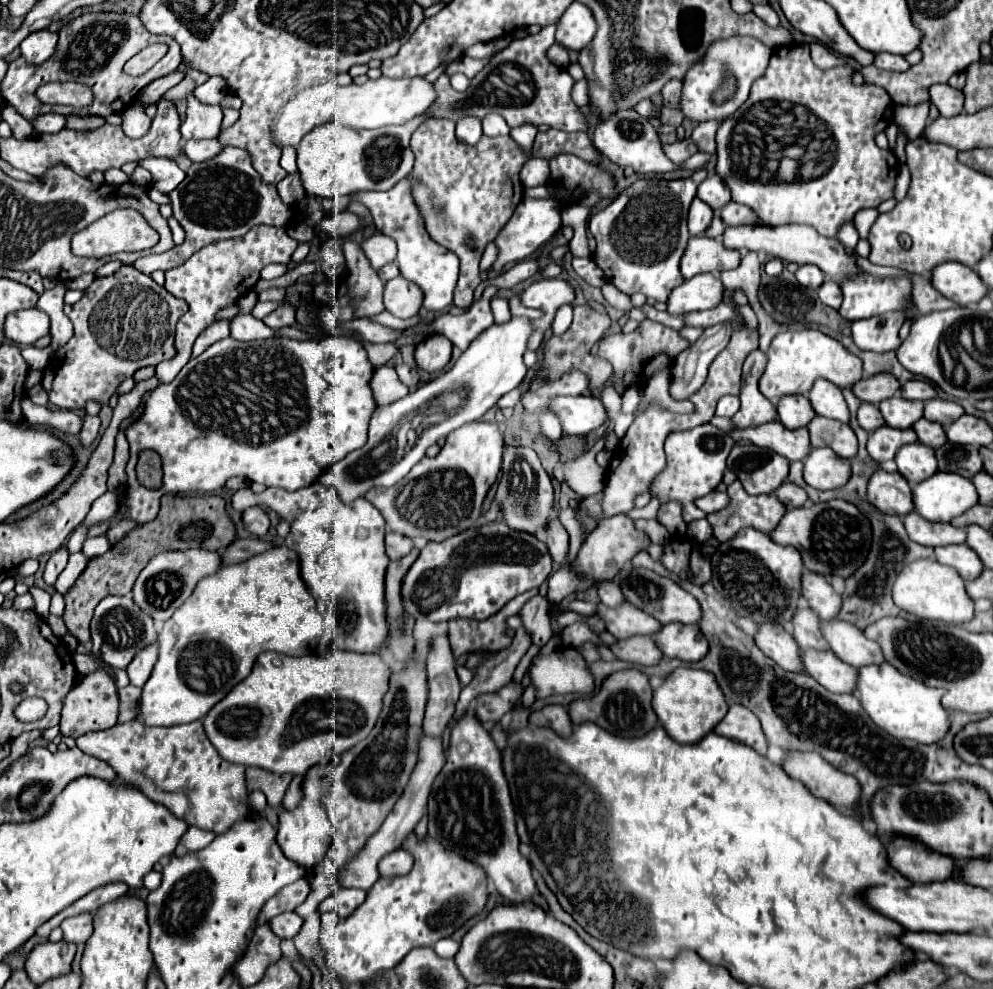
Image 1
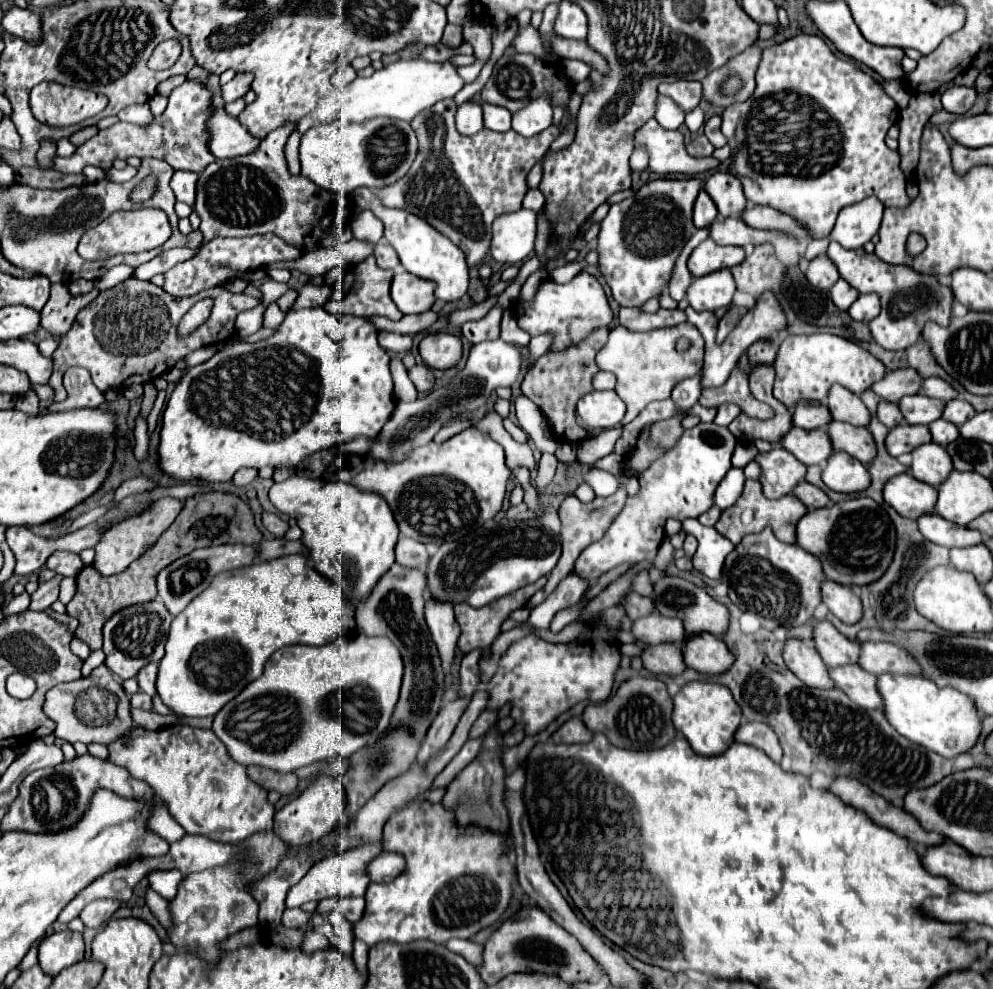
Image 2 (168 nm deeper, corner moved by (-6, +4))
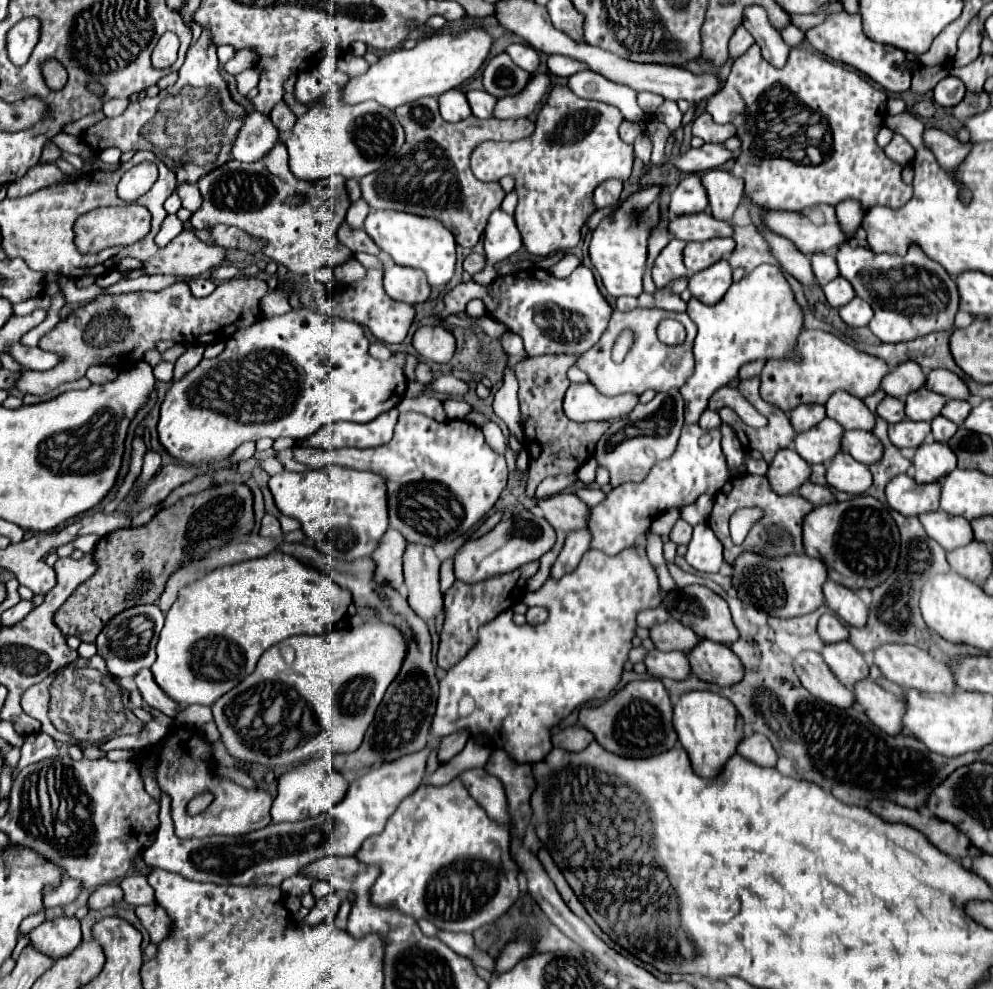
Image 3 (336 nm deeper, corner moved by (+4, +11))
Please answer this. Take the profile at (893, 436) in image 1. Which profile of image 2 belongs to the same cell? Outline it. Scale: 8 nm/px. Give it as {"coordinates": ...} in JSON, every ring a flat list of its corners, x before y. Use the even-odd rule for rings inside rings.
{"coordinates":[[900,424,890,430,886,438,886,448,892,456,900,456,904,452,912,452,916,446,926,444,932,440,932,434,926,426,910,426,910,424]]}

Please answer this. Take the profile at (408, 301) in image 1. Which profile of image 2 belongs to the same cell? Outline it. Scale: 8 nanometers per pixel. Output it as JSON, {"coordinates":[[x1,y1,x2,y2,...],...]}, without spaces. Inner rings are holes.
{"coordinates":[[400,270,392,278,392,300,402,314,420,314,432,308,436,296,436,282,412,276,406,270]]}

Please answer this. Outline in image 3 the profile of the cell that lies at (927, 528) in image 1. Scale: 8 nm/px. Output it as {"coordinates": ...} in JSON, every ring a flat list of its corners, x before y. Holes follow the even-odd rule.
{"coordinates":[[938,509,932,513,922,513,918,519,924,525,926,533,946,551,952,551,972,541,972,527,964,517,952,517]]}

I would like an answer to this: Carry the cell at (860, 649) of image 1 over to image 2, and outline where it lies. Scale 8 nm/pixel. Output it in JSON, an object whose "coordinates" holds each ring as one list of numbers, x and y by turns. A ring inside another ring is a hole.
{"coordinates":[[864,642,858,664,872,672,880,674,898,674,898,676,924,676,922,666,914,660,908,650,892,644,892,642]]}

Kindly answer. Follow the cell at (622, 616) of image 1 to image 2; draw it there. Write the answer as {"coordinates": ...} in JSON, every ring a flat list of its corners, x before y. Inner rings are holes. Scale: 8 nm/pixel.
{"coordinates":[[652,614,634,622,632,634,644,644,682,644,686,638,684,626,676,618,666,618,660,614]]}

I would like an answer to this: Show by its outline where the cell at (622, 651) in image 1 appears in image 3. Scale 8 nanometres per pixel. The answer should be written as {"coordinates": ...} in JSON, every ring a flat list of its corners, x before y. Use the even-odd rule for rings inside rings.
{"coordinates":[[654,649,644,657,644,665,652,677,670,677,670,679,684,679,690,675,688,659,682,651,658,651]]}

